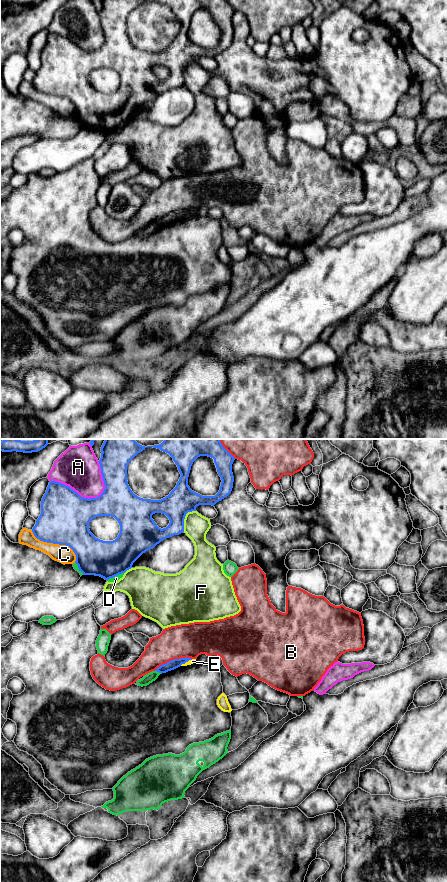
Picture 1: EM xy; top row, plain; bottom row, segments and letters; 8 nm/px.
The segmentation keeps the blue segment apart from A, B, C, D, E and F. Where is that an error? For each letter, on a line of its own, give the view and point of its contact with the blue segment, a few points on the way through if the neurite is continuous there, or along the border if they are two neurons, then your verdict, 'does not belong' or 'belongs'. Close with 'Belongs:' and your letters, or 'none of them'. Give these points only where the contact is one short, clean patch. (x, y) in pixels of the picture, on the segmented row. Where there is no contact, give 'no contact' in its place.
A: contact xy (77, 493); does not belong
B: contact xy (172, 660); does not belong
C: contact xy (57, 543); does not belong
D: contact xy (115, 575); does not belong
E: contact xy (186, 661); border xy (192, 659), (180, 665); does not belong
F: contact xy (184, 518); does not belong
Belongs: none of them

